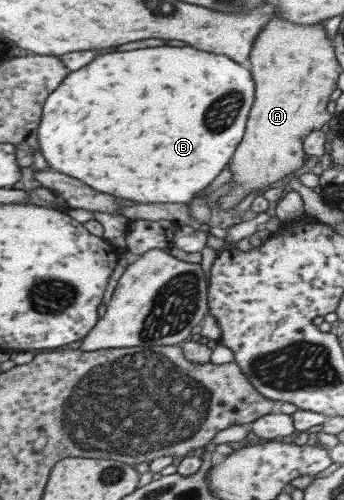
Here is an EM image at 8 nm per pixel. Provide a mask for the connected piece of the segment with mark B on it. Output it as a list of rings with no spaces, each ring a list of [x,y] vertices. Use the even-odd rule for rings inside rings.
[[[187,45],[156,46],[142,49],[110,52],[99,55],[86,66],[68,73],[44,100],[37,128],[37,142],[41,156],[47,162],[51,171],[70,176],[97,192],[113,194],[121,200],[133,200],[137,204],[185,204],[206,186],[215,180],[215,176],[223,170],[223,166],[231,160],[232,154],[239,145],[244,134],[246,118],[254,97],[254,82],[249,73],[239,63],[222,54],[213,54],[204,50],[197,50]]]

